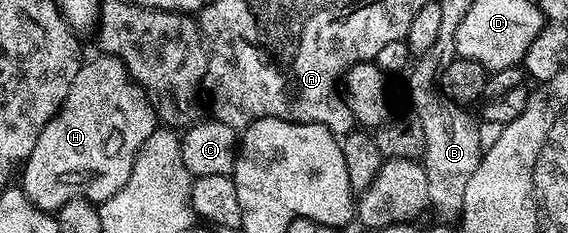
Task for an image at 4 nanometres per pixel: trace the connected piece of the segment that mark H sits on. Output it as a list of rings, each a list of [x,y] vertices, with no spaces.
[[[96,55],[89,65],[88,62],[81,64],[78,75],[74,75],[74,84],[70,86],[70,95],[66,95],[60,110],[48,120],[46,127],[42,127],[34,151],[30,151],[22,166],[24,194],[45,211],[55,211],[66,203],[81,199],[93,203],[110,199],[122,191],[126,179],[130,179],[138,151],[156,128],[158,118],[144,88],[128,74],[117,57]]]

